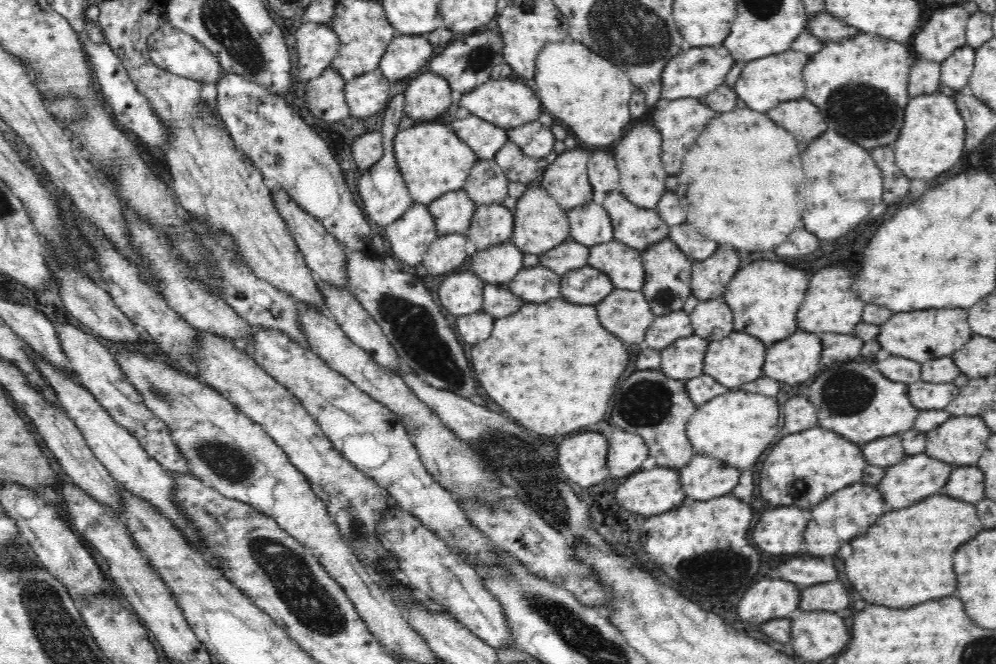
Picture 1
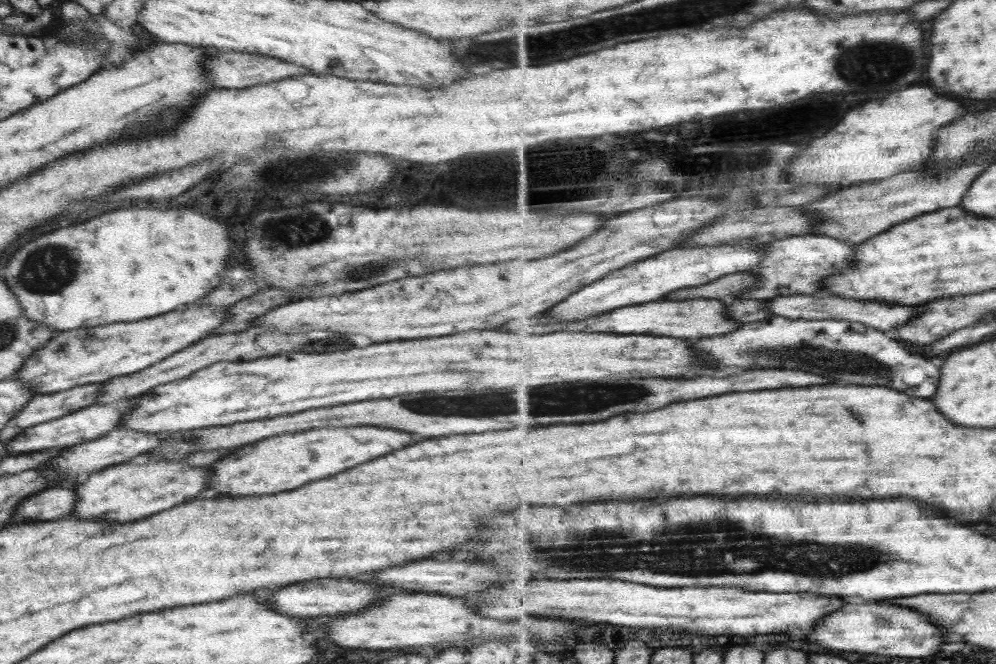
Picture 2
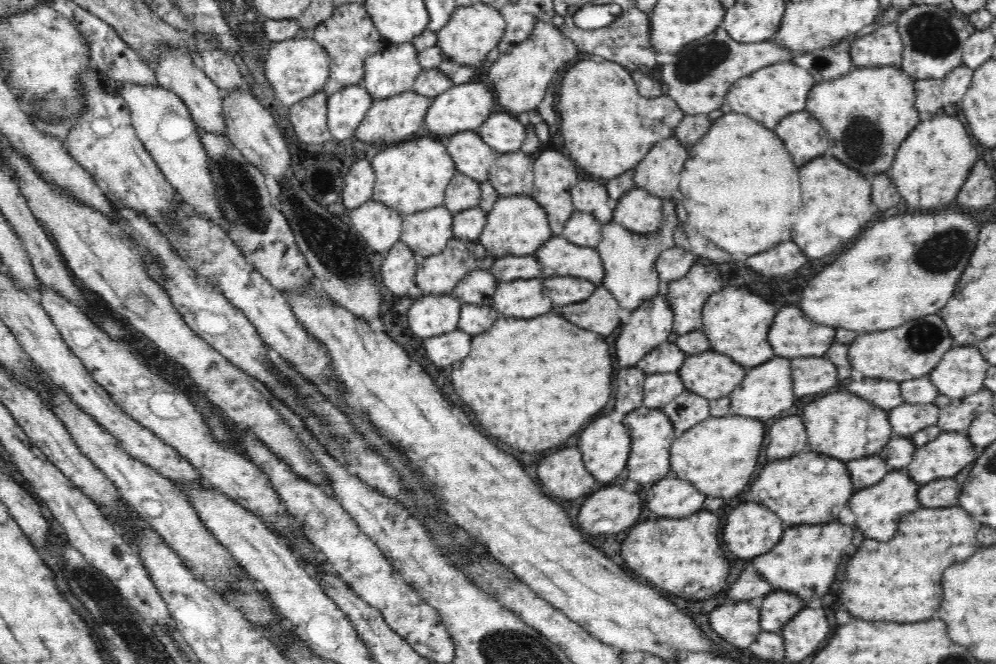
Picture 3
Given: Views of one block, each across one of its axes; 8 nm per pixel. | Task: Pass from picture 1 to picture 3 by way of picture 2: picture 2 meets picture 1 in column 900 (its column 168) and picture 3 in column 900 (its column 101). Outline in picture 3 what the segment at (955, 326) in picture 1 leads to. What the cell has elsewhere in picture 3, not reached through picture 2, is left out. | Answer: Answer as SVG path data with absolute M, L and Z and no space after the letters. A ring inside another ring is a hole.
M938 314L910 320L898 328L886 332L872 332L858 336L850 348L850 364L864 378L882 378L882 380L914 380L924 374L930 374L932 368L942 360L942 356L952 348L952 338L946 332L944 322Z

